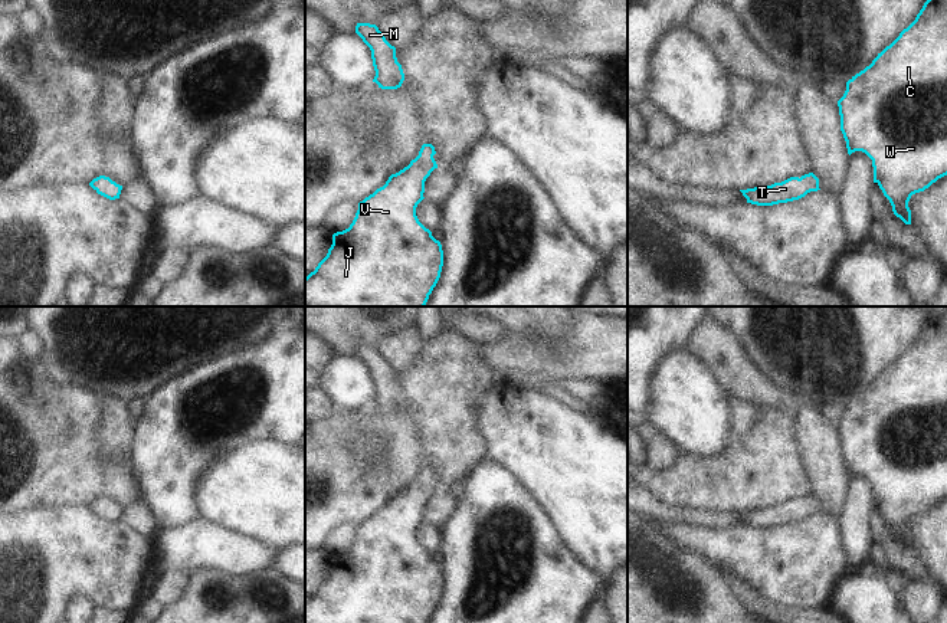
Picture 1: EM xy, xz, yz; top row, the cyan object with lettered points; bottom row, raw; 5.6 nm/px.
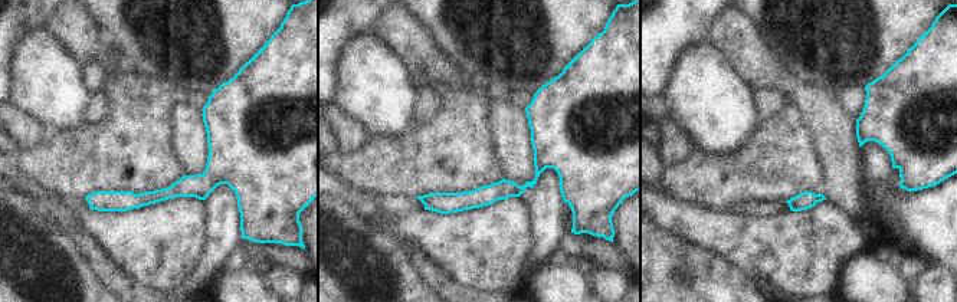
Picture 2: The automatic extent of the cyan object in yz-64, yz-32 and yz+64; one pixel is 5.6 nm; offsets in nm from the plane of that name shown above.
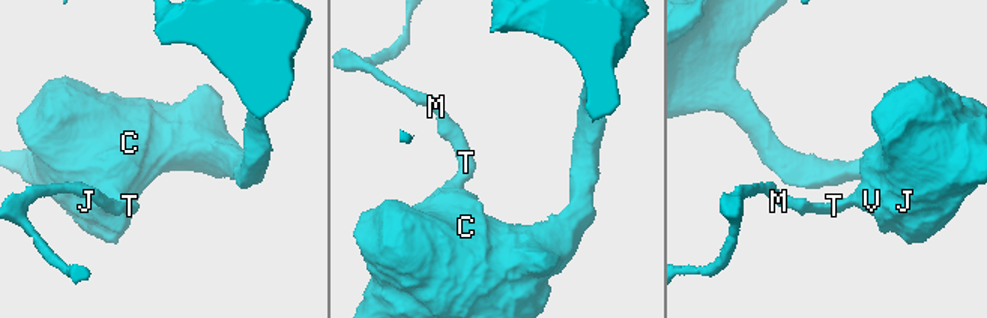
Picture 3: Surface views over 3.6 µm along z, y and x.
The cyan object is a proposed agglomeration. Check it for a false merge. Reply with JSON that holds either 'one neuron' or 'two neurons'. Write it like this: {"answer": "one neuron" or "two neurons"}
{"answer": "one neuron"}

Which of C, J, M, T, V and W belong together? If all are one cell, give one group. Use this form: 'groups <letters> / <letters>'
groups C J M T V W

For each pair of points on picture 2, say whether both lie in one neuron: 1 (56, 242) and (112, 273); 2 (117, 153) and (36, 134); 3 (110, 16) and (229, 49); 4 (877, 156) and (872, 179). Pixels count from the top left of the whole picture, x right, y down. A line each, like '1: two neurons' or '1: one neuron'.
1: two neurons
2: two neurons
3: one neuron
4: one neuron

